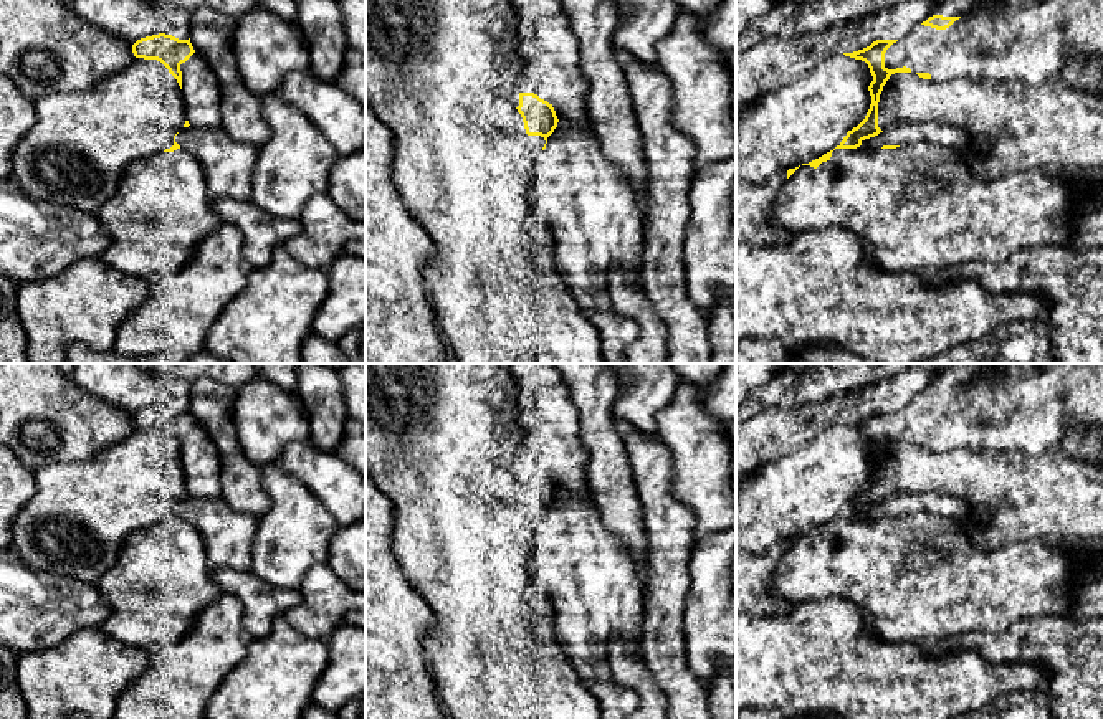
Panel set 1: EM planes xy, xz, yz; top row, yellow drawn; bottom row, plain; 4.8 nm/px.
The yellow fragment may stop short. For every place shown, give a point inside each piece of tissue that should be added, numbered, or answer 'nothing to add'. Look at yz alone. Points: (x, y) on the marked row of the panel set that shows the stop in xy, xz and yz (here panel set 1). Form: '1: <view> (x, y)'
1: yz (807, 118)

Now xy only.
1: xy (200, 88)

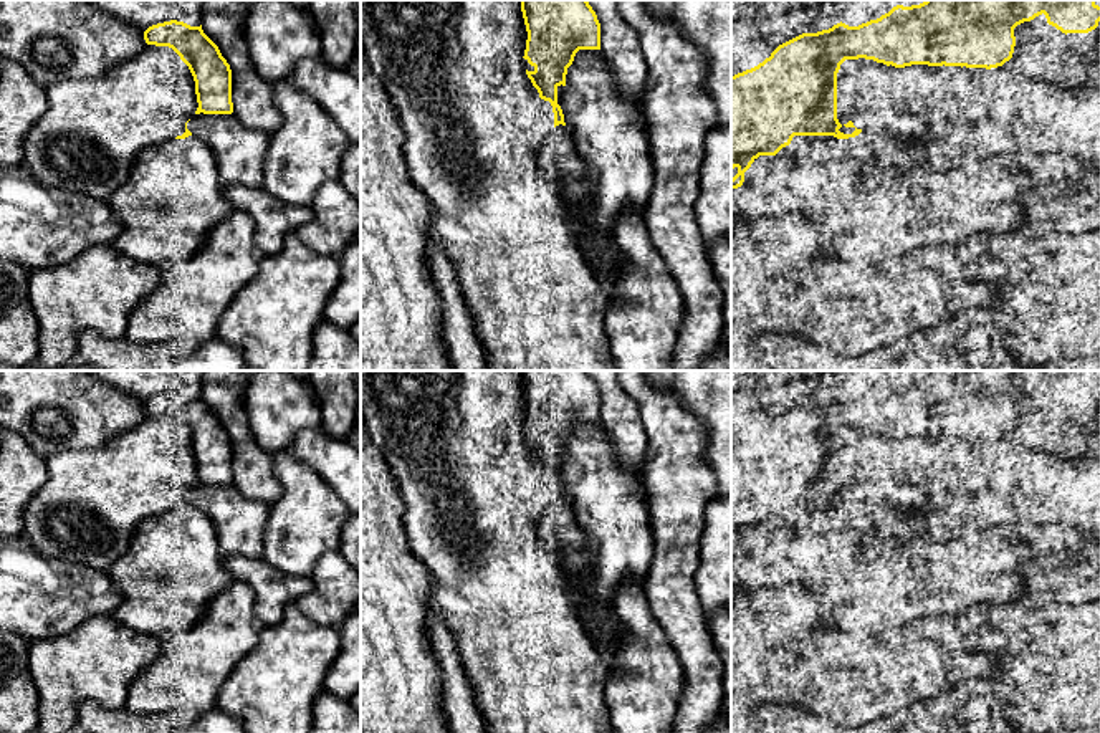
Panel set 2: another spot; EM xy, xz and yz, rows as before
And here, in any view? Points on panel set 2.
nothing to add

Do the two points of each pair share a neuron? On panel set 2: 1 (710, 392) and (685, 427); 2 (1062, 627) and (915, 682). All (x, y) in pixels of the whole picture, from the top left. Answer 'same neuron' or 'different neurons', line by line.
1: different neurons
2: different neurons

